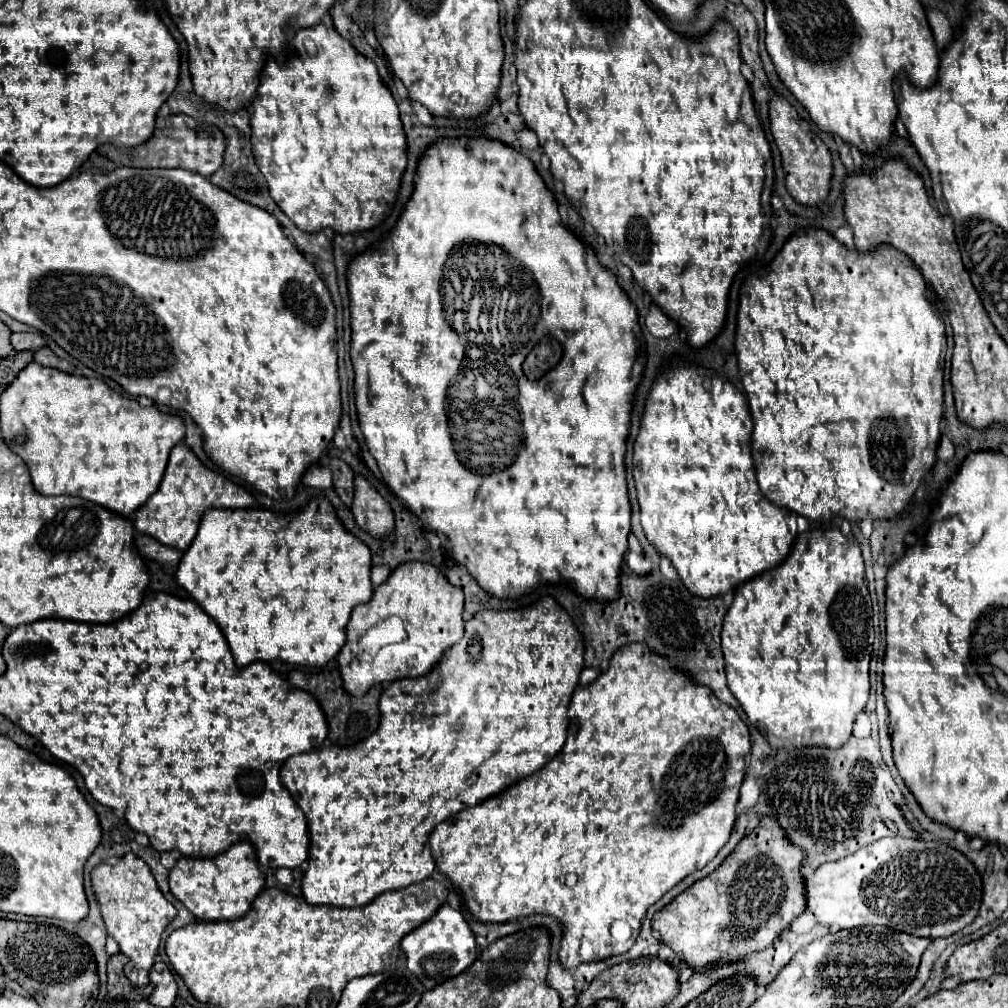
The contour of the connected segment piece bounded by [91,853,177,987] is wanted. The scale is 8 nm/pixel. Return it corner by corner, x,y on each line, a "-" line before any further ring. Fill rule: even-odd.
135,853
123,855
115,865
97,865
91,871
91,881
107,933
119,943
119,949
129,958
124,968
125,976
135,987
147,985
149,969
155,963
161,933
177,915
175,907
163,897
147,863

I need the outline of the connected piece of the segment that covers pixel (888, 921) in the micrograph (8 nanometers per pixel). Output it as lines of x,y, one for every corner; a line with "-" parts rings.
885,837
803,877
807,909
825,927
885,925
915,937
951,937
979,913
983,883
973,863
941,841

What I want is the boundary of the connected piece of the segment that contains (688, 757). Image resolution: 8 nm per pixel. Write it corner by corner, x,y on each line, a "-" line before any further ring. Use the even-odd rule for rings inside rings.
627,643
619,647
613,659
609,661
609,669
601,677
597,677
593,683
585,687
575,689
567,717
569,717
567,741
563,749
543,769
539,769
535,775
521,779
513,787
505,789
501,795
489,797
479,805
465,807
455,817
449,817
445,823
439,823
439,827
433,829
433,835
429,837
429,845
437,871
443,873
451,883
451,889
463,897
463,907
477,921
507,923
529,915
551,915
559,919
561,923
559,963
565,969
571,969
581,963
593,963
607,959
611,955
625,953
635,943
635,937
639,935
641,929
641,919
645,917
647,909
655,901
659,901
669,889
673,889
679,881
683,881
687,875
703,869
729,841
731,829
735,825
735,807
739,801
739,789
745,777
745,757
751,751
751,743
749,743
749,729
739,719
735,709
713,697
713,693
707,687
695,685
691,679
685,679
685,675
677,673
667,659
661,659
643,643
-
567,873
577,873
579,877
573,889
565,885
-
617,919
627,921
633,929
631,939
625,943
613,943
611,923

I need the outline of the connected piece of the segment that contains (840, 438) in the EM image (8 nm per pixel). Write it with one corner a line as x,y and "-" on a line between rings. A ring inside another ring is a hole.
811,229
807,233
801,231
783,245
781,253
771,263
769,275
749,279
745,283
741,289
737,321
735,349
741,383
753,417
753,461
763,495
771,503
795,511
811,521
843,517
859,523
867,515
871,515
873,521
889,521
903,515
907,505
913,501
921,479
937,461
943,419
943,367
947,351
945,323
935,309
935,293
929,289
923,275
917,273
913,261
905,259
905,255
893,247
881,245
869,253
853,253
823,229

